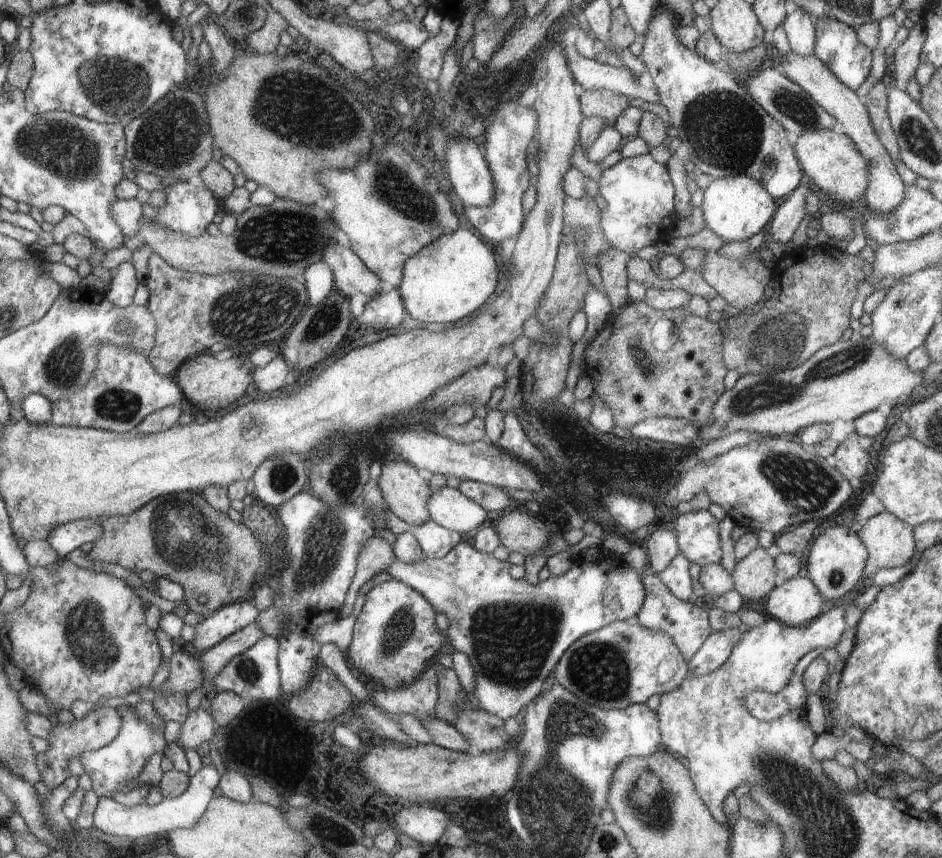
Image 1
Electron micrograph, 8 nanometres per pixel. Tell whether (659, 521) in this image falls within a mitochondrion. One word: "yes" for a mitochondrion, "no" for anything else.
no

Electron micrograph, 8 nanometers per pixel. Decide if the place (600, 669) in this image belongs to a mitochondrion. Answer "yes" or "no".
yes

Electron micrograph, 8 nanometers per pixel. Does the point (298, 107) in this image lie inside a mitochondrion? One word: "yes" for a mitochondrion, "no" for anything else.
yes

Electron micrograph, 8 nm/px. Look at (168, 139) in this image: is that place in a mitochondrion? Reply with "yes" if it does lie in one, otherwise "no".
yes

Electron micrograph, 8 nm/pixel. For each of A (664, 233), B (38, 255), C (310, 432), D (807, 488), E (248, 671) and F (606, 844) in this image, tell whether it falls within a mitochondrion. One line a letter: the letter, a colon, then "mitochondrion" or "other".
A: other
B: other
C: other
D: mitochondrion
E: mitochondrion
F: mitochondrion

